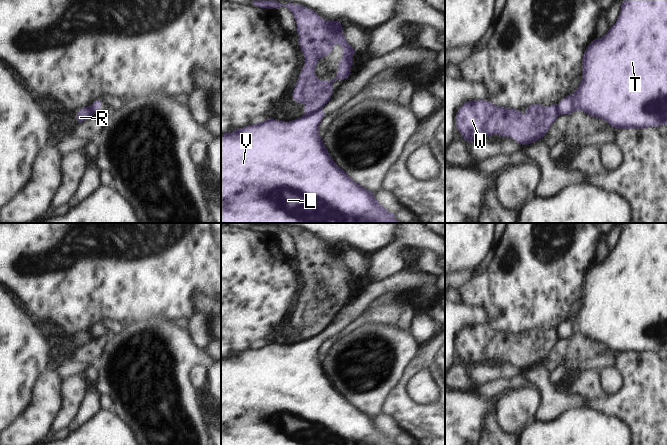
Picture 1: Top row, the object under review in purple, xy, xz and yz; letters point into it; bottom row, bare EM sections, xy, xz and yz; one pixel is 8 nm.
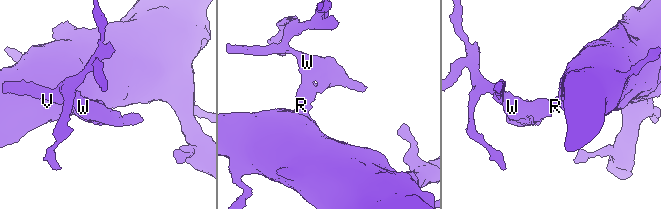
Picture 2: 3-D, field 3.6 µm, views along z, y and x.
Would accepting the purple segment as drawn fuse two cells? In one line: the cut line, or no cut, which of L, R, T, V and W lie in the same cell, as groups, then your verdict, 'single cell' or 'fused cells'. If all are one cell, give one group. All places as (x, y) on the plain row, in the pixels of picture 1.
cut xz (321, 332), (305, 340); groups L T V / R W; fused cells

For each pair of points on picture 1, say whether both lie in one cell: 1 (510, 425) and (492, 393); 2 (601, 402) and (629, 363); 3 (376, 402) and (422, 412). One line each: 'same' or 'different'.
1: different
2: same
3: different

